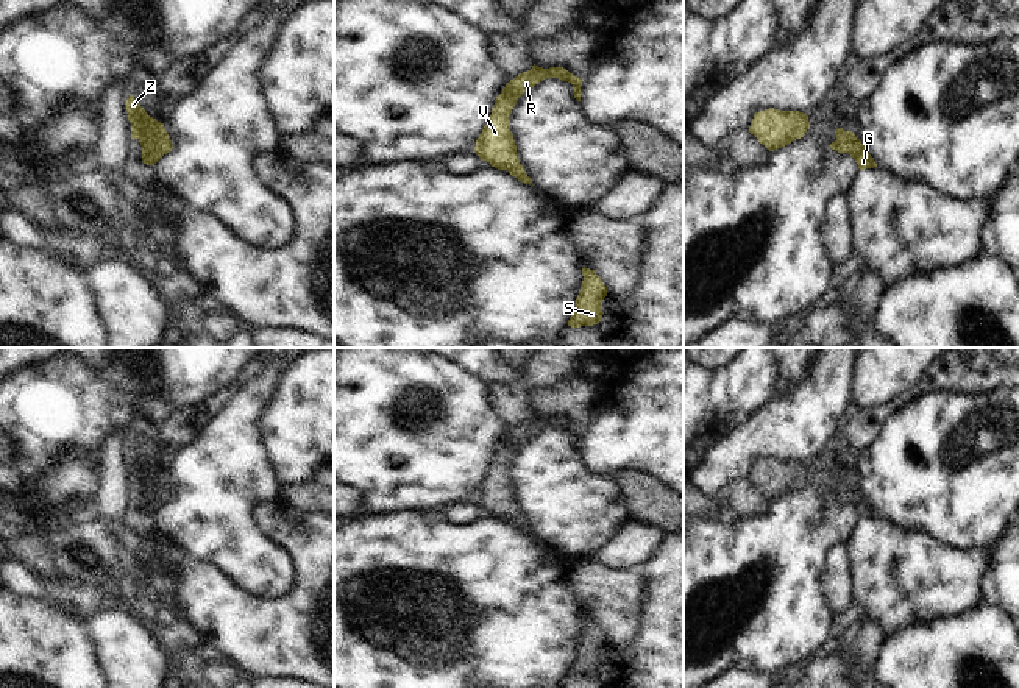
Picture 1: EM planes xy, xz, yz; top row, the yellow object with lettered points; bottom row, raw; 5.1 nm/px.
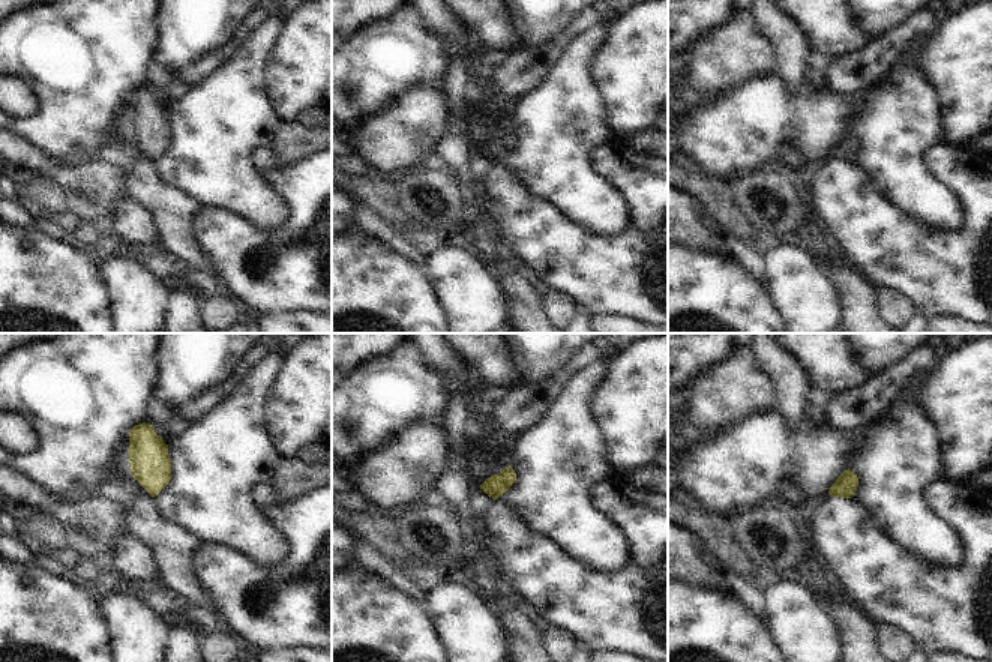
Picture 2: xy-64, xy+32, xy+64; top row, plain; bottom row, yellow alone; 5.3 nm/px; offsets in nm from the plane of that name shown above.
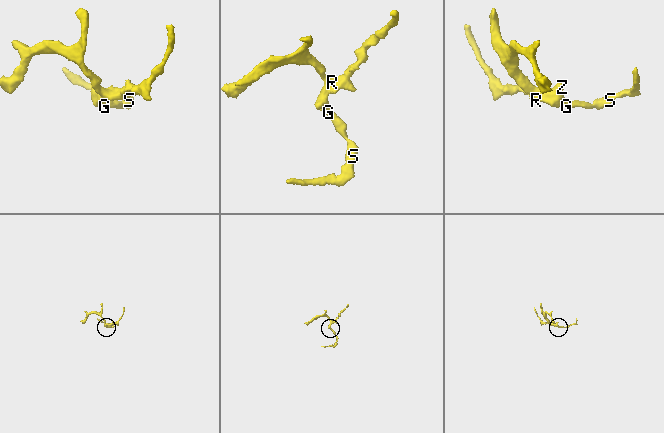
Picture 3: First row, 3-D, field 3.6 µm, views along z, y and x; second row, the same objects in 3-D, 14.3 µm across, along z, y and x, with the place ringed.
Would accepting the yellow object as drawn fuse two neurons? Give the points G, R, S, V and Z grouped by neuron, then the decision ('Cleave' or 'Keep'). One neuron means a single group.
Groups: G R S V Z. Keep.

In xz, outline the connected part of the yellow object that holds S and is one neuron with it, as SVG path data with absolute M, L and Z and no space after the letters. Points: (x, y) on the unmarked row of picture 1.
M582 618L584 630L576 647L574 663L568 669L568 676L593 676L602 668L602 651L607 646L607 637L595 619Z

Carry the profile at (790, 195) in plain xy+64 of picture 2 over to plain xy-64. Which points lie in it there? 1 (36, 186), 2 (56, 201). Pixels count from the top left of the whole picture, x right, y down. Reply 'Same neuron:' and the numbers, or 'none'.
Same neuron: none

